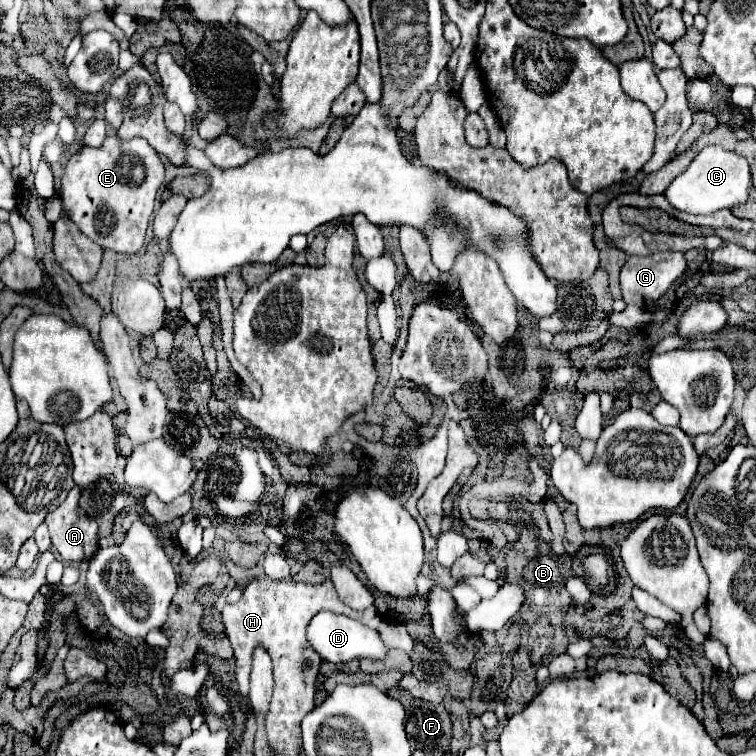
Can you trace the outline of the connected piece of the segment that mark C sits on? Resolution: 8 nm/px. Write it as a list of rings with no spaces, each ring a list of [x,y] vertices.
[[[706,146],[696,154],[690,166],[672,180],[664,192],[668,202],[688,214],[714,214],[722,208],[734,208],[748,202],[748,190],[752,188],[752,172],[746,158],[736,152],[728,152],[720,146]]]

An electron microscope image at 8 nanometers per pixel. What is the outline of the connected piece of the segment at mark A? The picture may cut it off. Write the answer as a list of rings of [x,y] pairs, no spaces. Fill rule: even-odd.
[[[74,486],[66,500],[44,520],[52,546],[64,560],[88,560],[98,548],[98,524],[78,510],[78,498],[80,488]]]

